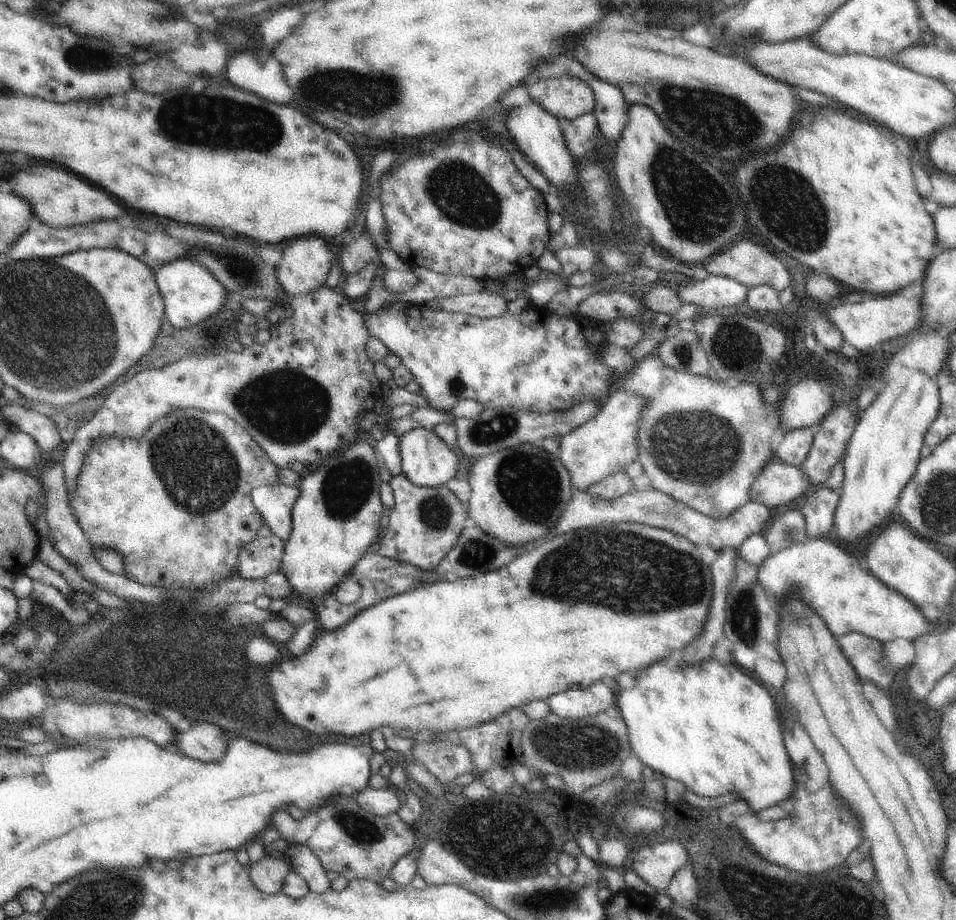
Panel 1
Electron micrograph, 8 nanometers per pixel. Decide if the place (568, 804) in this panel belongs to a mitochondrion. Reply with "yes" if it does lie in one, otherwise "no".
no

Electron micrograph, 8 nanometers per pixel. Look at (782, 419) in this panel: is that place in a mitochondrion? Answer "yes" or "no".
no

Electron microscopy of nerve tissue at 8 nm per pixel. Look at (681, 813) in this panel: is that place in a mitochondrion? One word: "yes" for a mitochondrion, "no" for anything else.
no

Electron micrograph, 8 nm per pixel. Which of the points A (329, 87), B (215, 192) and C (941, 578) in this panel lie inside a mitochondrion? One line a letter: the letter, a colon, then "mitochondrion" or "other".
A: mitochondrion
B: other
C: other

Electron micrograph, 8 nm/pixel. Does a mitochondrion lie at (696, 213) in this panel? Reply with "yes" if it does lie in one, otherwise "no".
yes

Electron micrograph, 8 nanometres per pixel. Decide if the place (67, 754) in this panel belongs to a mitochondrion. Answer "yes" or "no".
no

